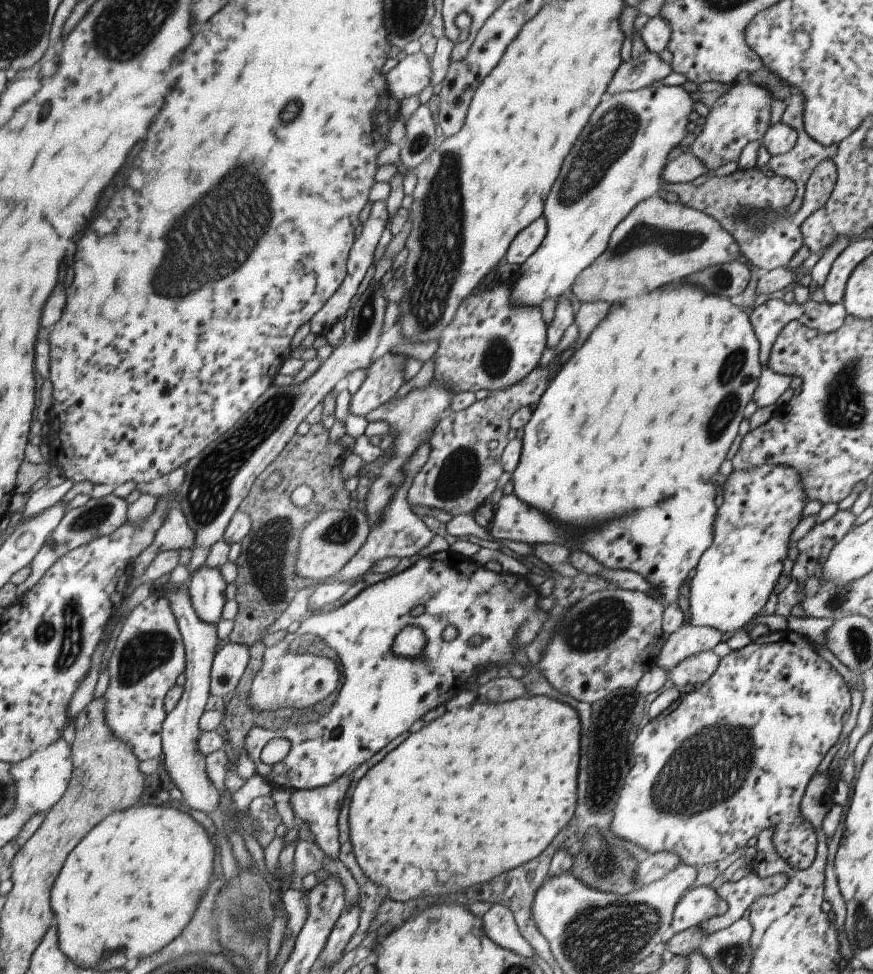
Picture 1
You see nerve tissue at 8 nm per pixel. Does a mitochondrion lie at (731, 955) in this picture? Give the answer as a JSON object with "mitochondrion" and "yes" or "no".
{"mitochondrion":"yes"}

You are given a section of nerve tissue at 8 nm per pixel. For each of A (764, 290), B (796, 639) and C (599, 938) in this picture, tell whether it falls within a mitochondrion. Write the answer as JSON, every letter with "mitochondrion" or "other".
{"A":"other","B":"other","C":"mitochondrion"}

